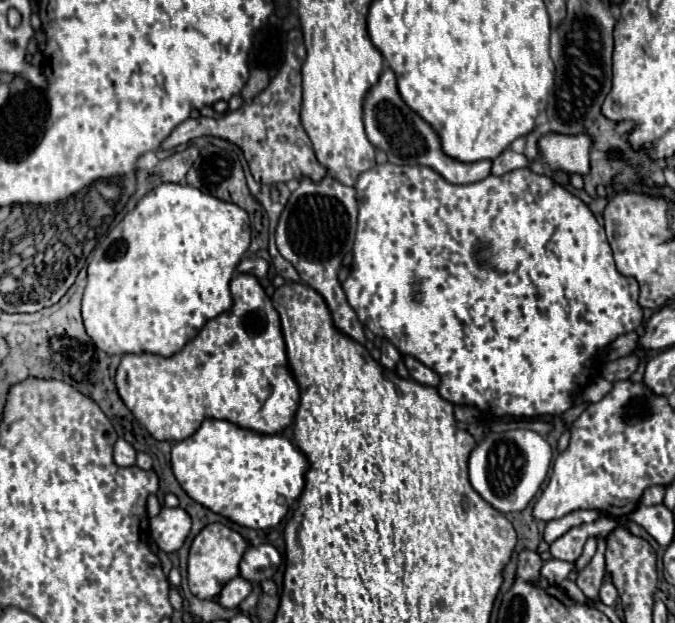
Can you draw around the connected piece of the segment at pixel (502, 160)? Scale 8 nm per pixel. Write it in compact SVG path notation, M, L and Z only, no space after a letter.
M504 150L498 158L492 160L492 174L494 176L502 176L502 174L508 174L512 170L518 170L518 168L528 168L528 158L524 154L518 154L514 150Z

